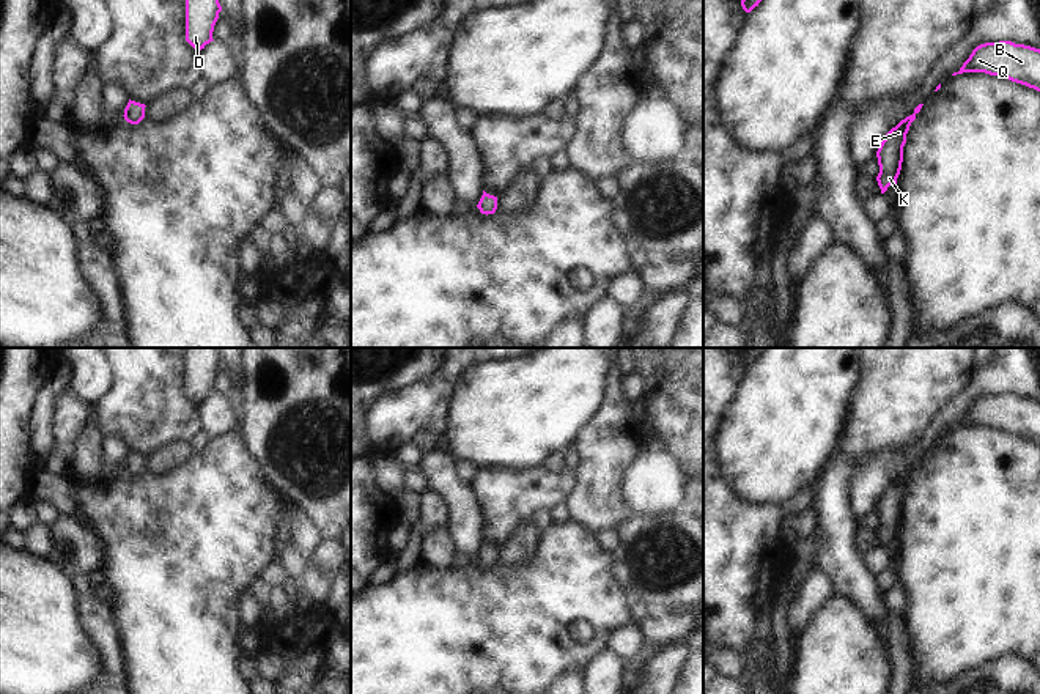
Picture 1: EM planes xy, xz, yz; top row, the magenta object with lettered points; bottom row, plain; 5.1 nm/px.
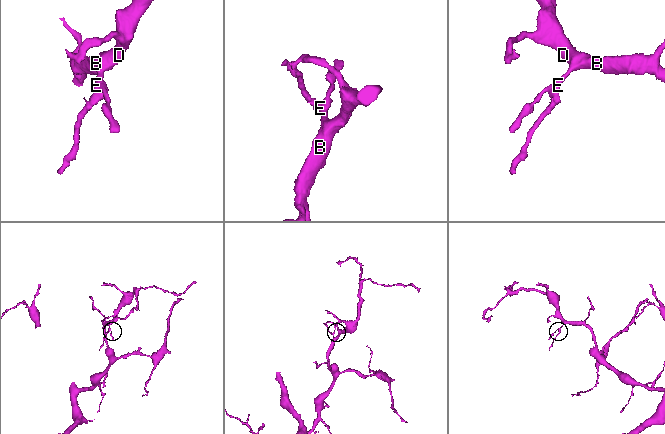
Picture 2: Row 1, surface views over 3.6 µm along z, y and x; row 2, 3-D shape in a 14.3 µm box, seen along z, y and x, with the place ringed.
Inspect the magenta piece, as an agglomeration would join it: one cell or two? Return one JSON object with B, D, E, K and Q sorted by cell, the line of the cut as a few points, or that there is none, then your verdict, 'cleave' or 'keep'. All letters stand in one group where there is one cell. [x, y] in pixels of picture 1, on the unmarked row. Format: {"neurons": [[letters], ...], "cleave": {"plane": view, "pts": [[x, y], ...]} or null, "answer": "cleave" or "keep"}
{"neurons": [["B", "D", "E", "K", "Q"]], "cleave": null, "answer": "keep"}

